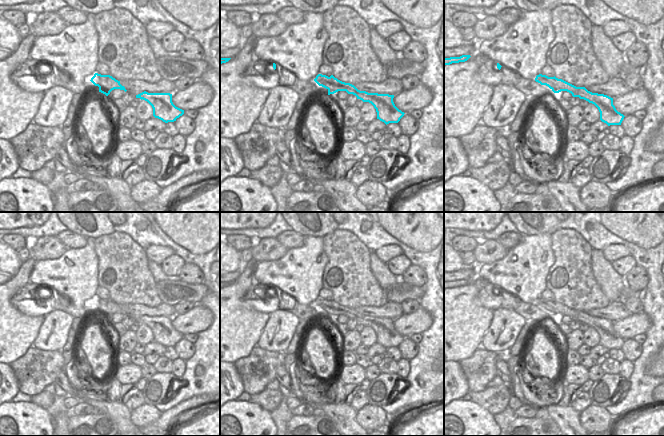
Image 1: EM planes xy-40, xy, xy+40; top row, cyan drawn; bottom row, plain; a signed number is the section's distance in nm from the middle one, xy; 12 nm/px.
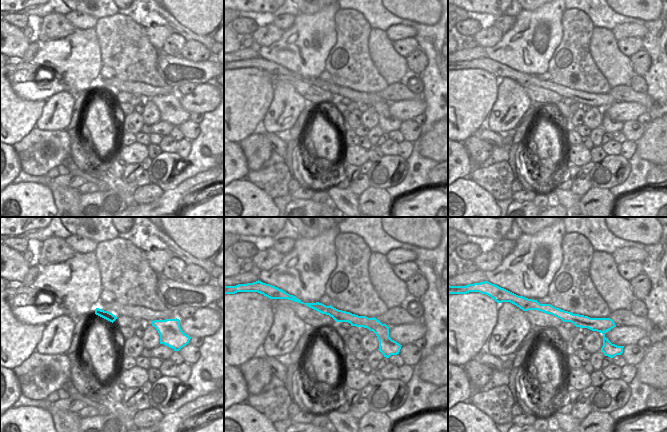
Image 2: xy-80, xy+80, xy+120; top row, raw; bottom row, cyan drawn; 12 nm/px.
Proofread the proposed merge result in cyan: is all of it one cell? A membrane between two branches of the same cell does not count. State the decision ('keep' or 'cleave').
cleave

